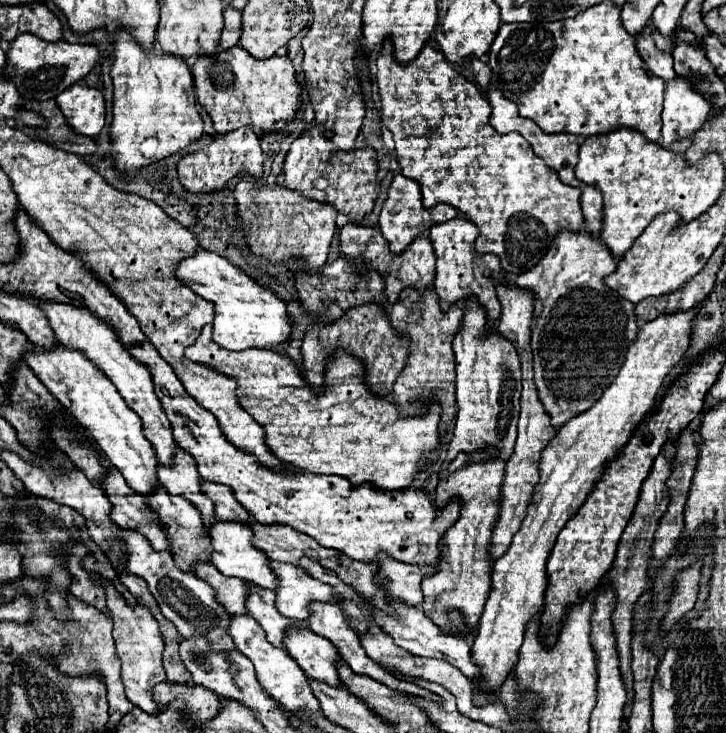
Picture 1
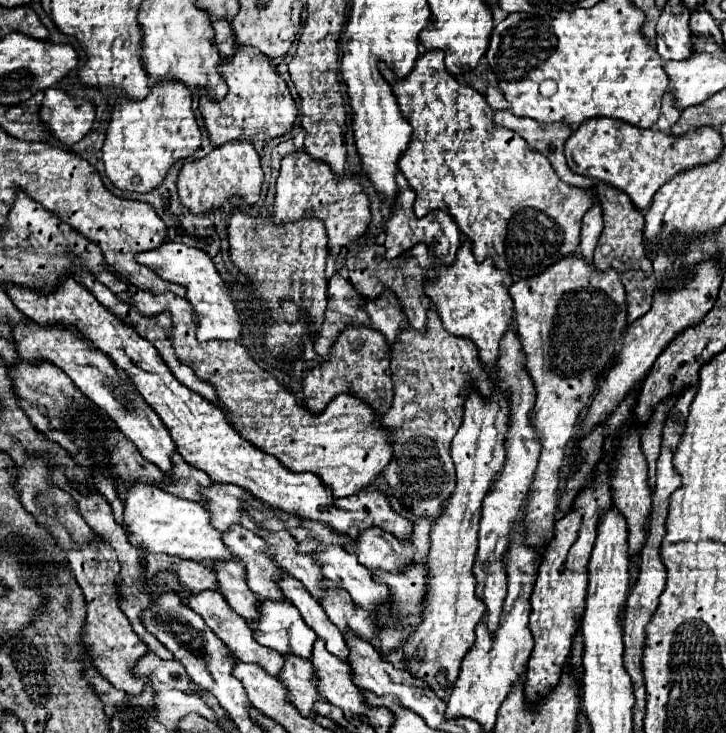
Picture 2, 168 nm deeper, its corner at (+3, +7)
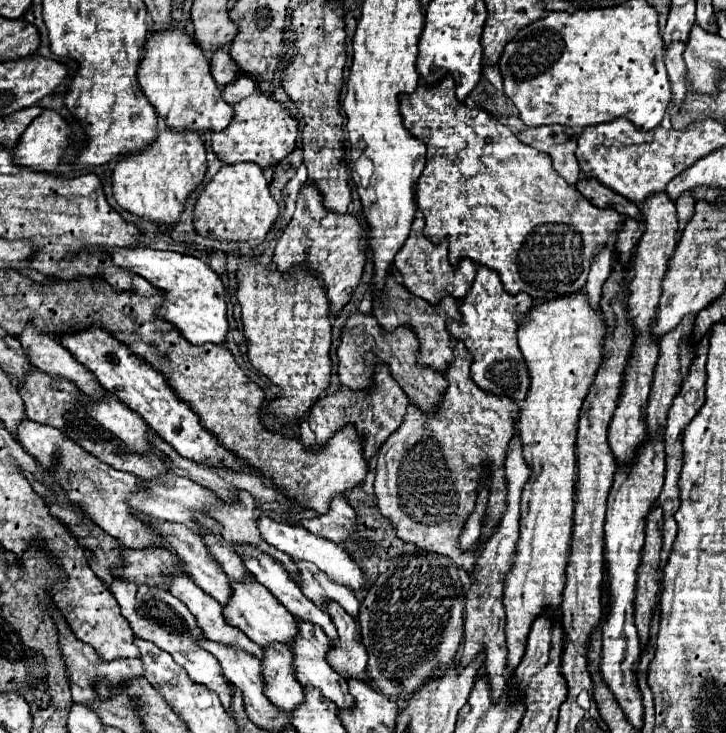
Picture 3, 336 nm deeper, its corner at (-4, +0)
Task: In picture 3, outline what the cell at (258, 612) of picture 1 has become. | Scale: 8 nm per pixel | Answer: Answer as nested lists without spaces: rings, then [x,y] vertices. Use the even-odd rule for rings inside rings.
[[[139,513],[141,517],[143,517],[143,521],[151,521],[151,523],[155,523],[155,529],[159,529],[159,533],[163,533],[163,537],[167,537],[167,545],[171,545],[171,551],[183,561],[183,569],[185,569],[185,573],[205,591],[205,593],[209,593],[211,597],[215,597],[223,607],[229,603],[229,599],[231,599],[231,595],[233,595],[233,589],[231,589],[231,579],[223,573],[223,567],[213,559],[213,555],[209,553],[209,549],[207,549],[207,545],[205,545],[205,541],[203,541],[203,537],[199,537],[199,535],[195,535],[195,533],[191,533],[185,525],[179,525],[179,523],[169,523],[169,521],[163,521],[163,519],[153,519],[153,517],[149,517],[149,515],[143,515],[143,513]]]

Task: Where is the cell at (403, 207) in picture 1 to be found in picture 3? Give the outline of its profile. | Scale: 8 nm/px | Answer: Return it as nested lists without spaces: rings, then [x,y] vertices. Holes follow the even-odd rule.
[[[415,219],[405,245],[395,255],[393,265],[399,271],[405,287],[413,289],[415,295],[419,295],[431,303],[439,301],[439,297],[443,297],[443,293],[453,293],[455,299],[463,297],[463,293],[467,293],[467,287],[471,287],[471,281],[475,279],[475,263],[467,261],[467,259],[459,259],[459,265],[451,265],[447,241],[443,239],[439,243],[433,243],[431,239],[427,239],[421,233],[421,229],[423,229],[423,221]]]

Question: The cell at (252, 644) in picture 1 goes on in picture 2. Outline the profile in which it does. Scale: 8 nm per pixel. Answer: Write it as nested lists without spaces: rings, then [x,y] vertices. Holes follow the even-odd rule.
[[[204,590],[198,596],[192,594],[186,602],[188,608],[192,608],[196,614],[200,614],[204,618],[204,622],[208,624],[208,628],[224,642],[224,646],[240,660],[240,662],[254,662],[258,666],[262,666],[264,670],[268,670],[268,674],[278,676],[282,666],[284,666],[284,656],[272,648],[264,648],[260,646],[254,638],[252,638],[252,630],[248,628],[248,622],[244,618],[240,618],[234,610],[230,610],[230,606],[224,602],[224,598],[220,594],[216,594],[216,590]]]

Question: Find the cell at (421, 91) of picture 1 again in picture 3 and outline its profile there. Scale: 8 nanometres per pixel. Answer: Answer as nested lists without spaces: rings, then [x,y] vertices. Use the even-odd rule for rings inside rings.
[[[449,73],[441,81],[437,81],[433,85],[419,85],[413,93],[401,95],[399,103],[401,103],[401,117],[403,117],[405,127],[411,131],[413,137],[419,137],[427,145],[427,165],[425,165],[425,169],[423,169],[419,181],[417,181],[417,203],[419,203],[419,209],[423,211],[423,219],[425,219],[423,233],[431,241],[435,241],[435,243],[441,241],[441,239],[449,241],[451,263],[457,263],[459,259],[469,257],[471,261],[475,261],[479,265],[487,265],[489,269],[495,269],[499,273],[507,293],[525,291],[531,297],[537,297],[535,301],[547,301],[547,299],[561,297],[561,293],[577,293],[579,289],[583,289],[585,281],[587,281],[587,273],[589,273],[589,265],[591,265],[591,257],[593,257],[595,249],[599,249],[599,245],[605,245],[609,235],[619,229],[621,215],[615,209],[611,209],[611,207],[607,207],[607,209],[595,207],[573,185],[567,185],[567,181],[553,169],[551,157],[547,153],[541,153],[541,151],[535,151],[529,145],[523,145],[513,135],[513,131],[507,125],[499,123],[491,113],[487,113],[483,109],[477,109],[477,107],[469,109],[465,103],[461,103],[455,97],[455,83],[453,83],[453,77]]]

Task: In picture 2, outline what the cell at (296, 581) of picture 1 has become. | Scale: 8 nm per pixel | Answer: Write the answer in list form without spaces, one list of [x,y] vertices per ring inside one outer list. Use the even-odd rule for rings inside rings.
[[[232,526],[232,530],[222,532],[222,540],[224,546],[232,550],[232,556],[244,566],[248,588],[258,598],[284,598],[276,584],[284,570],[270,556],[266,556],[268,544],[260,536],[242,526]]]

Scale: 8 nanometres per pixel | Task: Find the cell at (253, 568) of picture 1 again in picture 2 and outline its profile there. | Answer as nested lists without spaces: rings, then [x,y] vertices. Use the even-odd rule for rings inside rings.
[[[134,480],[124,500],[124,528],[128,534],[128,542],[146,552],[162,552],[168,556],[190,558],[196,562],[232,558],[222,542],[220,532],[212,528],[210,514],[202,504],[178,498],[170,492],[160,490],[154,484],[146,484],[140,480]]]

